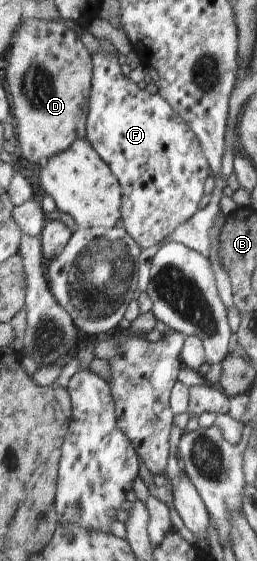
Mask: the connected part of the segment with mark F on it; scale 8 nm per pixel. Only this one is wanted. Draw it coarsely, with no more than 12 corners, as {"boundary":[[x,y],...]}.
{"boundary":[[92,54],[86,140],[141,249],[199,209],[212,175],[158,93]]}

